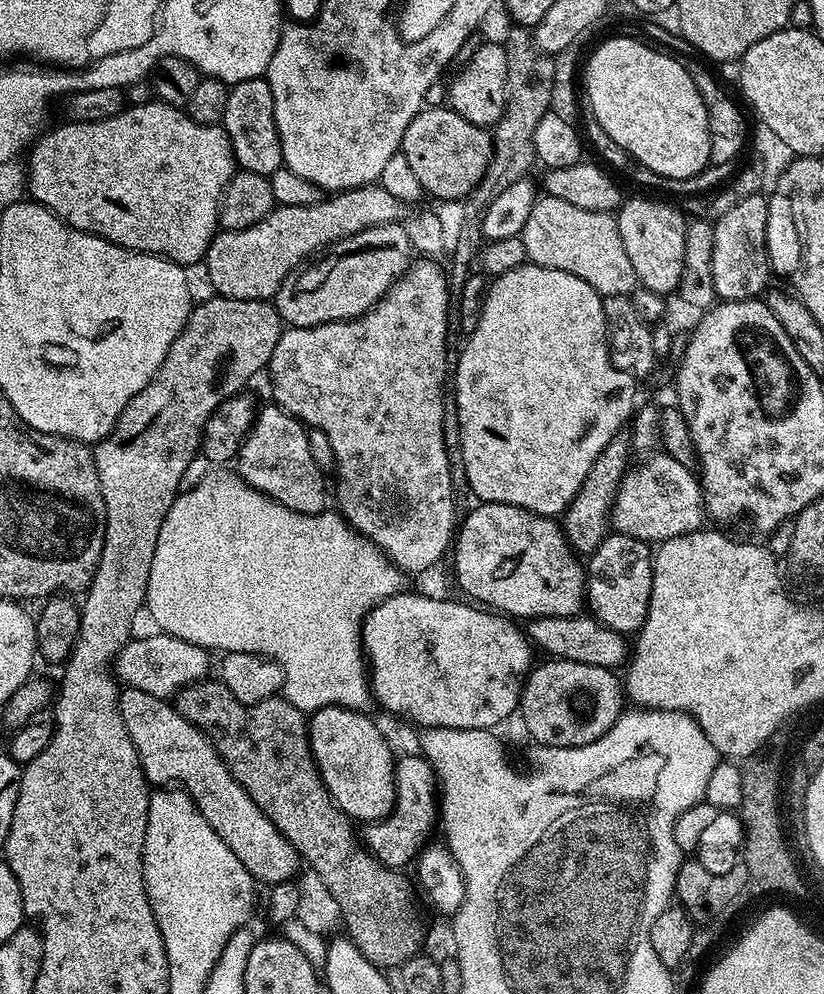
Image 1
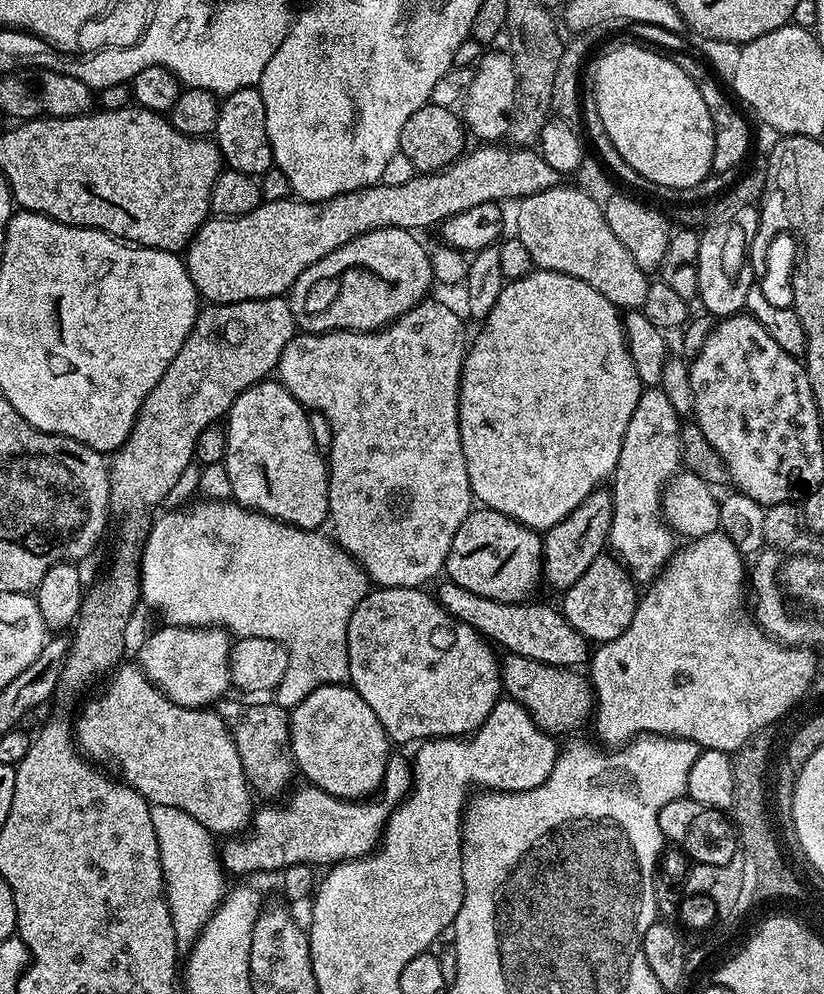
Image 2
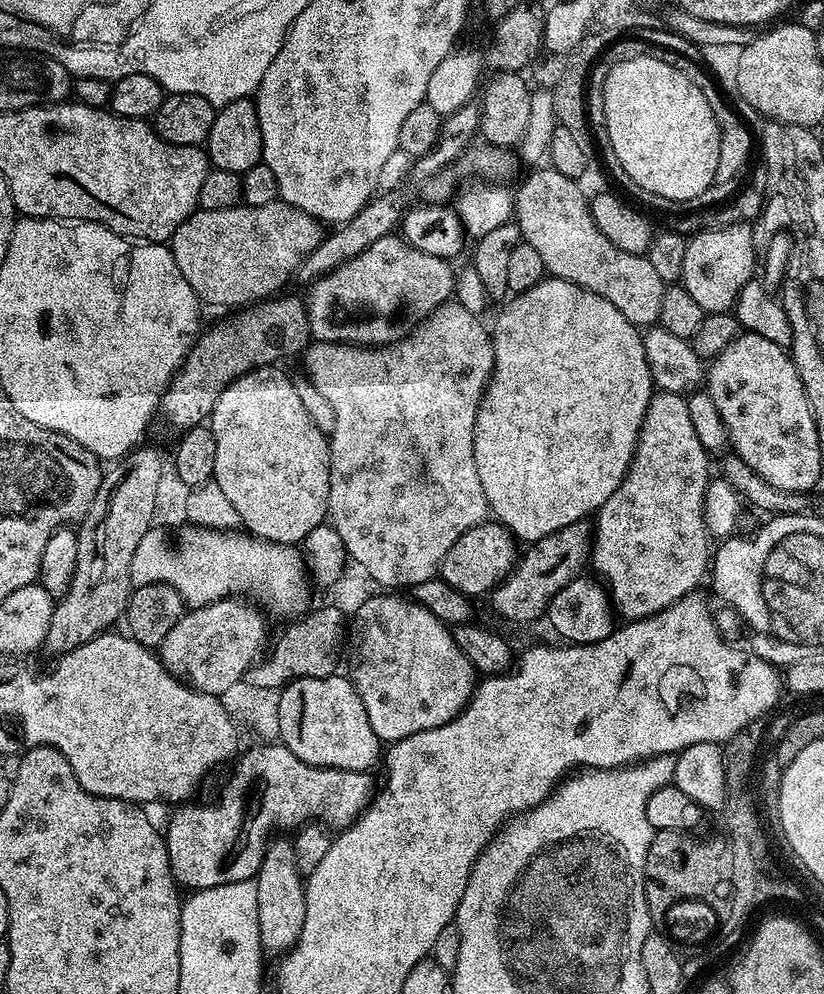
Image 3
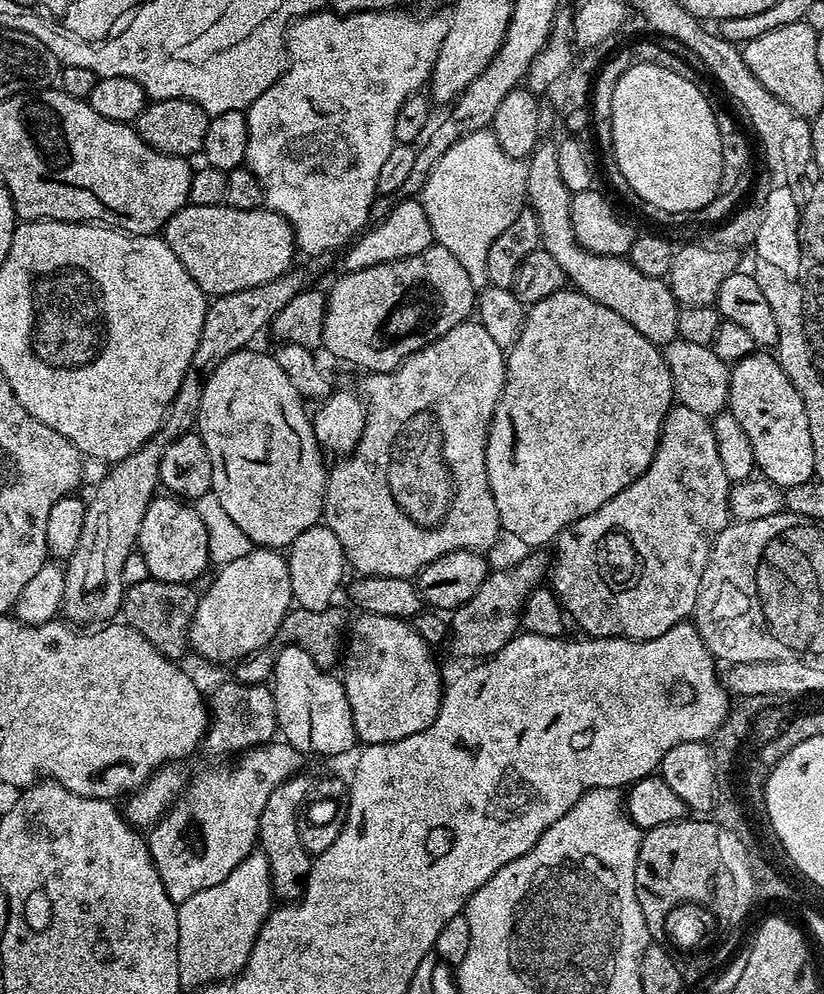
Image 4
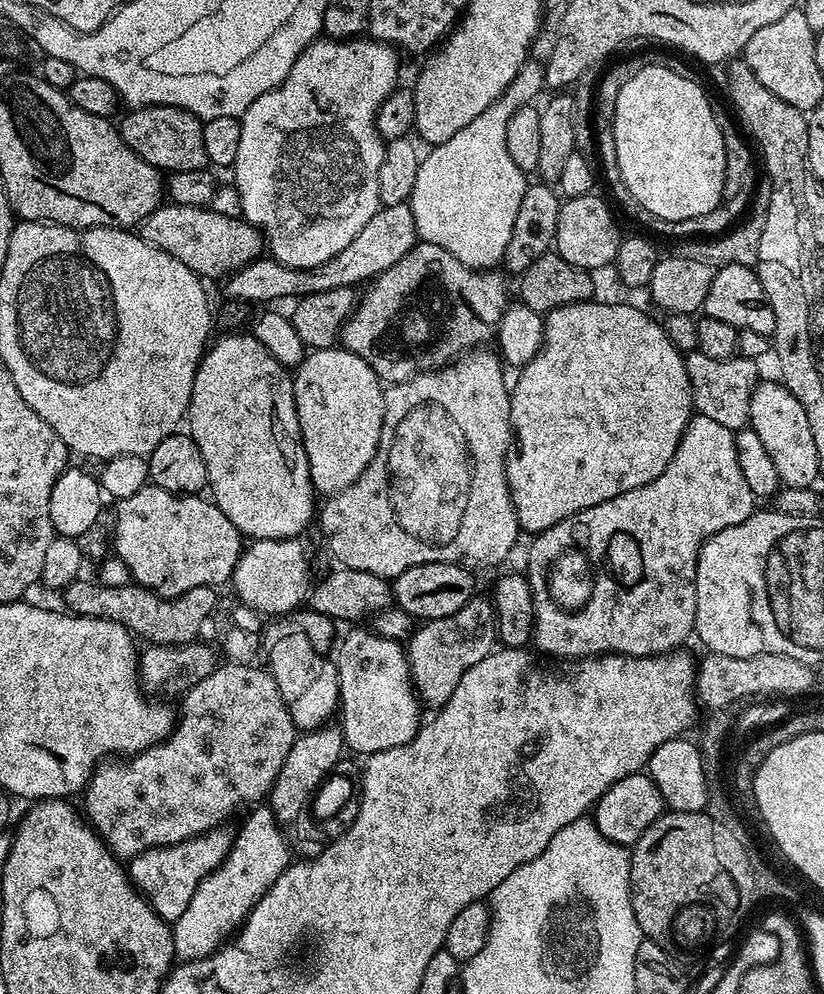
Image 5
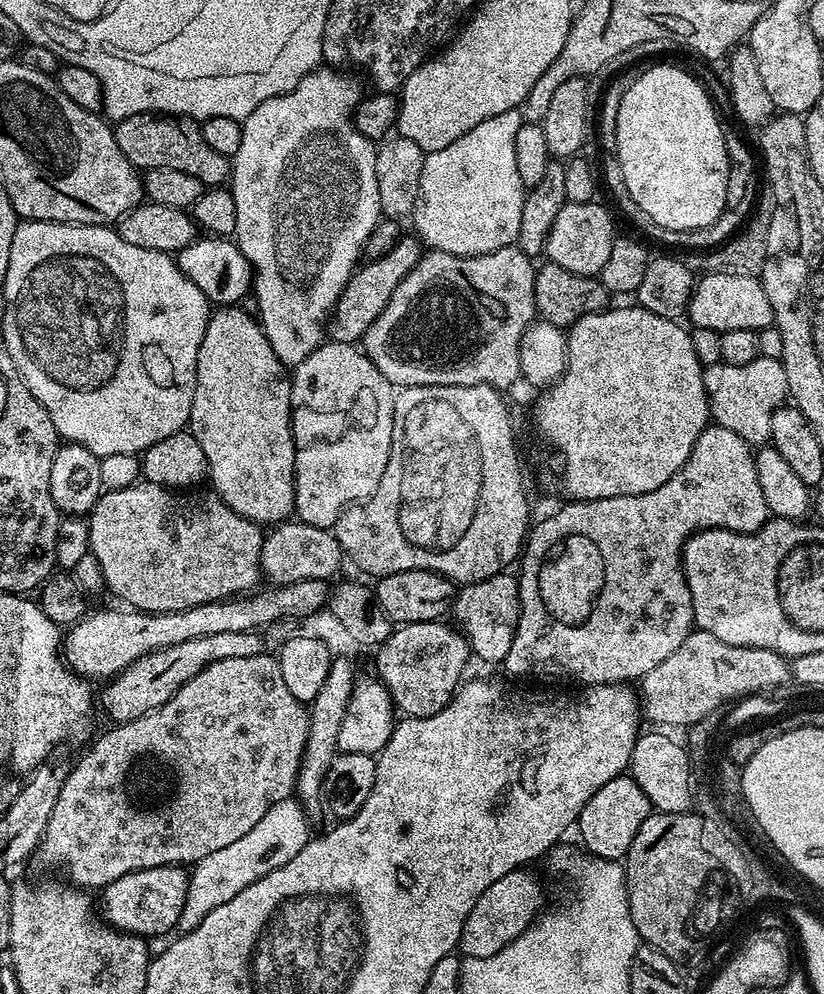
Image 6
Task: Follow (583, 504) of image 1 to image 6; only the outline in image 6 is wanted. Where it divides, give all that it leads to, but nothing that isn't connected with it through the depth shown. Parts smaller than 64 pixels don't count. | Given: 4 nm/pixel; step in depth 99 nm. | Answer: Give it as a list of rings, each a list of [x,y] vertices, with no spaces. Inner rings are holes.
[[[427,620],[393,627],[390,638],[375,649],[375,675],[405,717],[430,718],[430,714],[438,714],[451,702],[465,679],[472,648],[459,628],[444,623],[448,622]]]

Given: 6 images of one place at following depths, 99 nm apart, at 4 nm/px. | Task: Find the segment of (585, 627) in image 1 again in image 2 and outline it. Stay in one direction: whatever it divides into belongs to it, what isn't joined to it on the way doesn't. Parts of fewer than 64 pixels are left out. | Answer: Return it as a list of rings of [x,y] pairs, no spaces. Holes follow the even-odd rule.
[[[444,582],[438,591],[440,605],[460,622],[466,622],[475,628],[486,640],[511,655],[522,658],[534,658],[534,662],[549,664],[555,668],[575,669],[576,664],[587,665],[590,660],[590,641],[570,622],[566,622],[563,611],[551,608],[548,604],[532,604],[533,602],[498,602],[494,598],[482,598],[478,594],[470,594],[463,586],[451,582]]]

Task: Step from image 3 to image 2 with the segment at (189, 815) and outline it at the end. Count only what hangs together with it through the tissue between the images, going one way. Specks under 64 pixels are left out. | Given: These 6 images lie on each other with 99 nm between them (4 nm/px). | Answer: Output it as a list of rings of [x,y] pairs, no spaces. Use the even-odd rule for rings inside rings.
[[[389,755],[379,792],[363,800],[343,800],[310,783],[303,787],[281,808],[276,802],[269,803],[272,804],[269,808],[257,807],[246,835],[237,834],[223,841],[218,855],[225,873],[232,875],[233,872],[236,876],[244,876],[247,872],[279,873],[295,864],[315,862],[328,866],[368,855],[379,845],[392,809],[412,791],[412,762],[407,755]]]

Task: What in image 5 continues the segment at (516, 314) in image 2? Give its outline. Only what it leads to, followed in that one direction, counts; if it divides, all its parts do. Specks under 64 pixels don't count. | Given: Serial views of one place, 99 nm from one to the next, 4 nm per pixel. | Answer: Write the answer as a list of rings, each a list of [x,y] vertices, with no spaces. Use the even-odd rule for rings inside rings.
[[[599,299],[584,300],[580,304],[571,304],[555,308],[547,313],[544,319],[544,340],[540,351],[527,365],[519,369],[516,384],[510,388],[510,422],[514,443],[508,453],[506,478],[510,486],[512,505],[521,529],[525,533],[544,532],[550,526],[586,510],[590,506],[598,506],[610,498],[618,498],[618,494],[626,494],[626,490],[634,490],[638,486],[646,486],[646,482],[654,482],[666,466],[670,466],[670,458],[678,448],[678,442],[688,421],[694,415],[692,406],[692,387],[684,365],[685,353],[676,347],[676,343],[668,337],[667,329],[658,321],[651,320],[640,308],[632,304],[599,304]]]

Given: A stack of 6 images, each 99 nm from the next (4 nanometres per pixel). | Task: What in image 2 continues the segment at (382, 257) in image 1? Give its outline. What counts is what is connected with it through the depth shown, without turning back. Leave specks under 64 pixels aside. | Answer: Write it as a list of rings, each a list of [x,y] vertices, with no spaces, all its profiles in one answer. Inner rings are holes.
[[[379,228],[364,232],[358,238],[346,242],[338,250],[326,254],[314,266],[302,270],[292,283],[288,305],[296,319],[297,329],[308,334],[317,332],[375,332],[392,324],[402,314],[418,306],[429,295],[428,287],[434,284],[432,258],[407,228]]]

